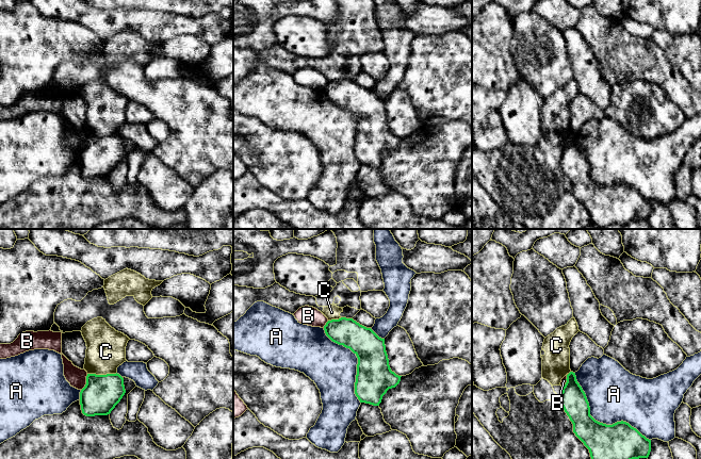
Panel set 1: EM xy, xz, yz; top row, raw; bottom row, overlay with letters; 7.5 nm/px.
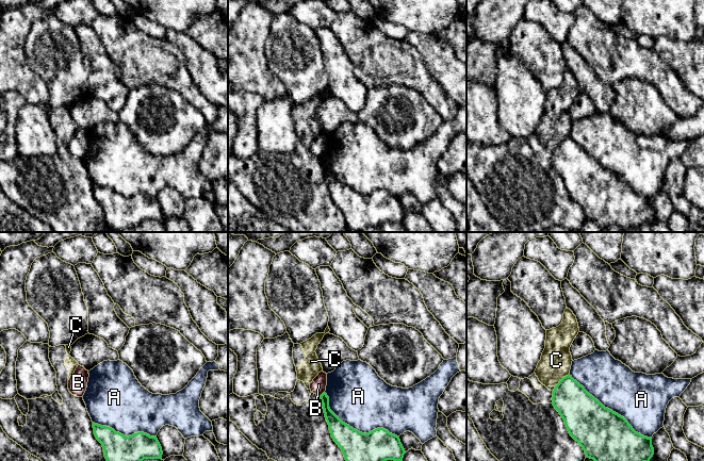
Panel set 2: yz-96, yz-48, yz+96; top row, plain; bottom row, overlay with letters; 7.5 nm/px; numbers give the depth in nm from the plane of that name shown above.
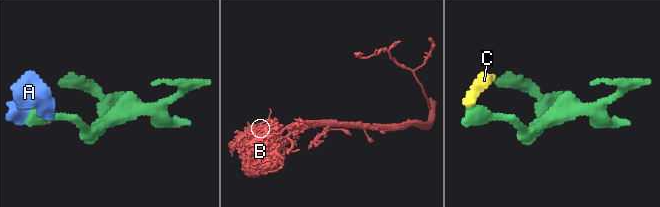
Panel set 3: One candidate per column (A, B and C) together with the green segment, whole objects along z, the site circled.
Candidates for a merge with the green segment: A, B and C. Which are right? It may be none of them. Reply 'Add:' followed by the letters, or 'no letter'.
Add: no letter

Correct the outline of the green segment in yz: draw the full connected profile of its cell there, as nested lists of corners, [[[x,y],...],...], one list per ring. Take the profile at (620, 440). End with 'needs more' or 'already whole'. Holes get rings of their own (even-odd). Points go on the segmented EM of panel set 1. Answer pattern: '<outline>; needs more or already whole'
[[[575,373],[567,375],[560,404],[573,424],[573,432],[589,449],[591,459],[648,458],[651,440],[626,422],[606,425],[590,415],[586,394],[576,380]]]; already whole

